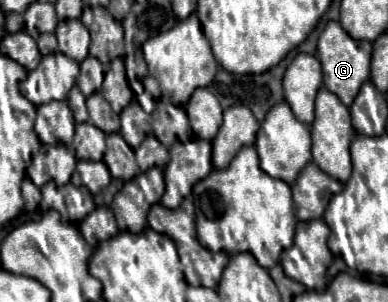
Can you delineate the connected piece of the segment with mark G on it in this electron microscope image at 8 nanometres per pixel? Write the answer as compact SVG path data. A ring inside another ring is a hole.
M329 22L319 36L317 56L323 66L323 82L329 92L333 92L345 106L351 106L361 84L369 80L369 62L371 62L371 42L357 42L347 32L343 32L339 22Z

